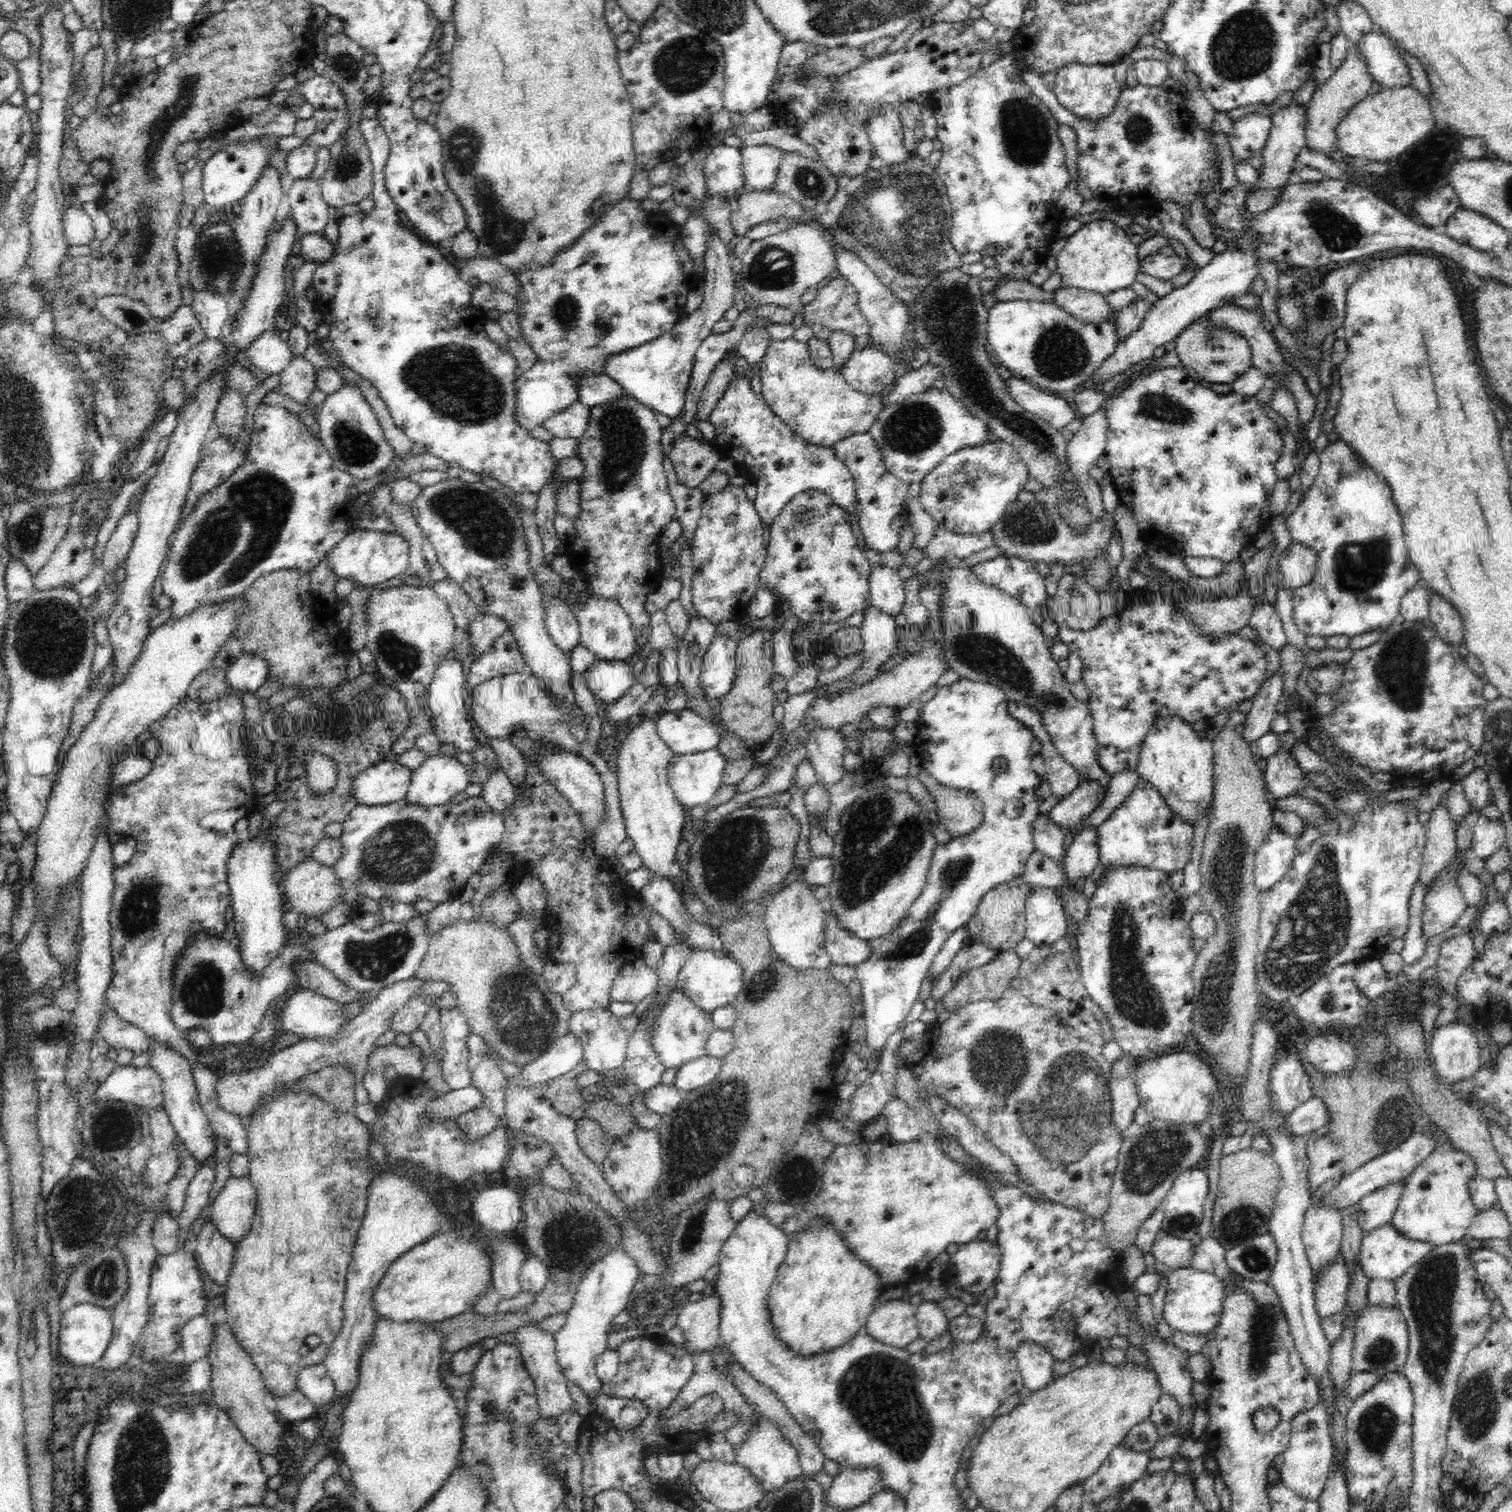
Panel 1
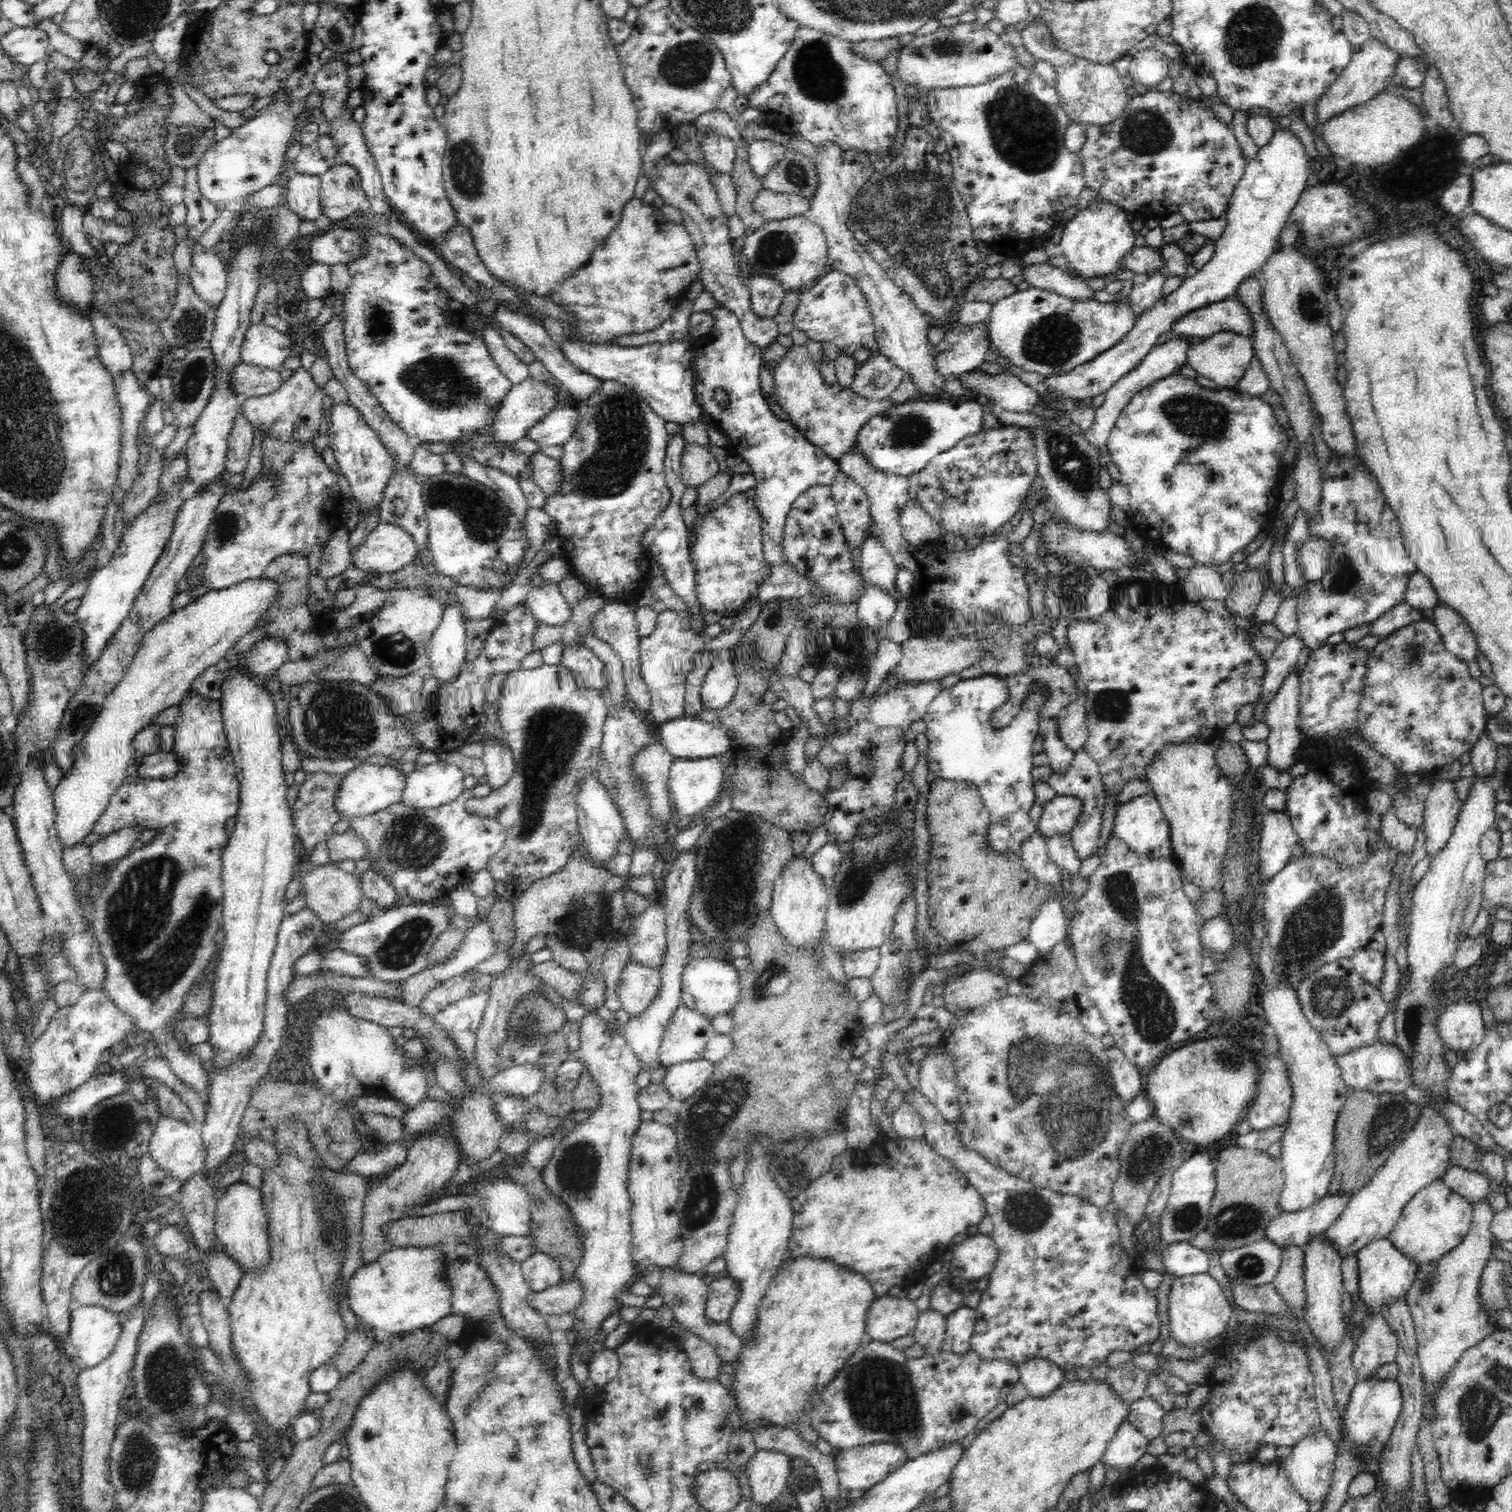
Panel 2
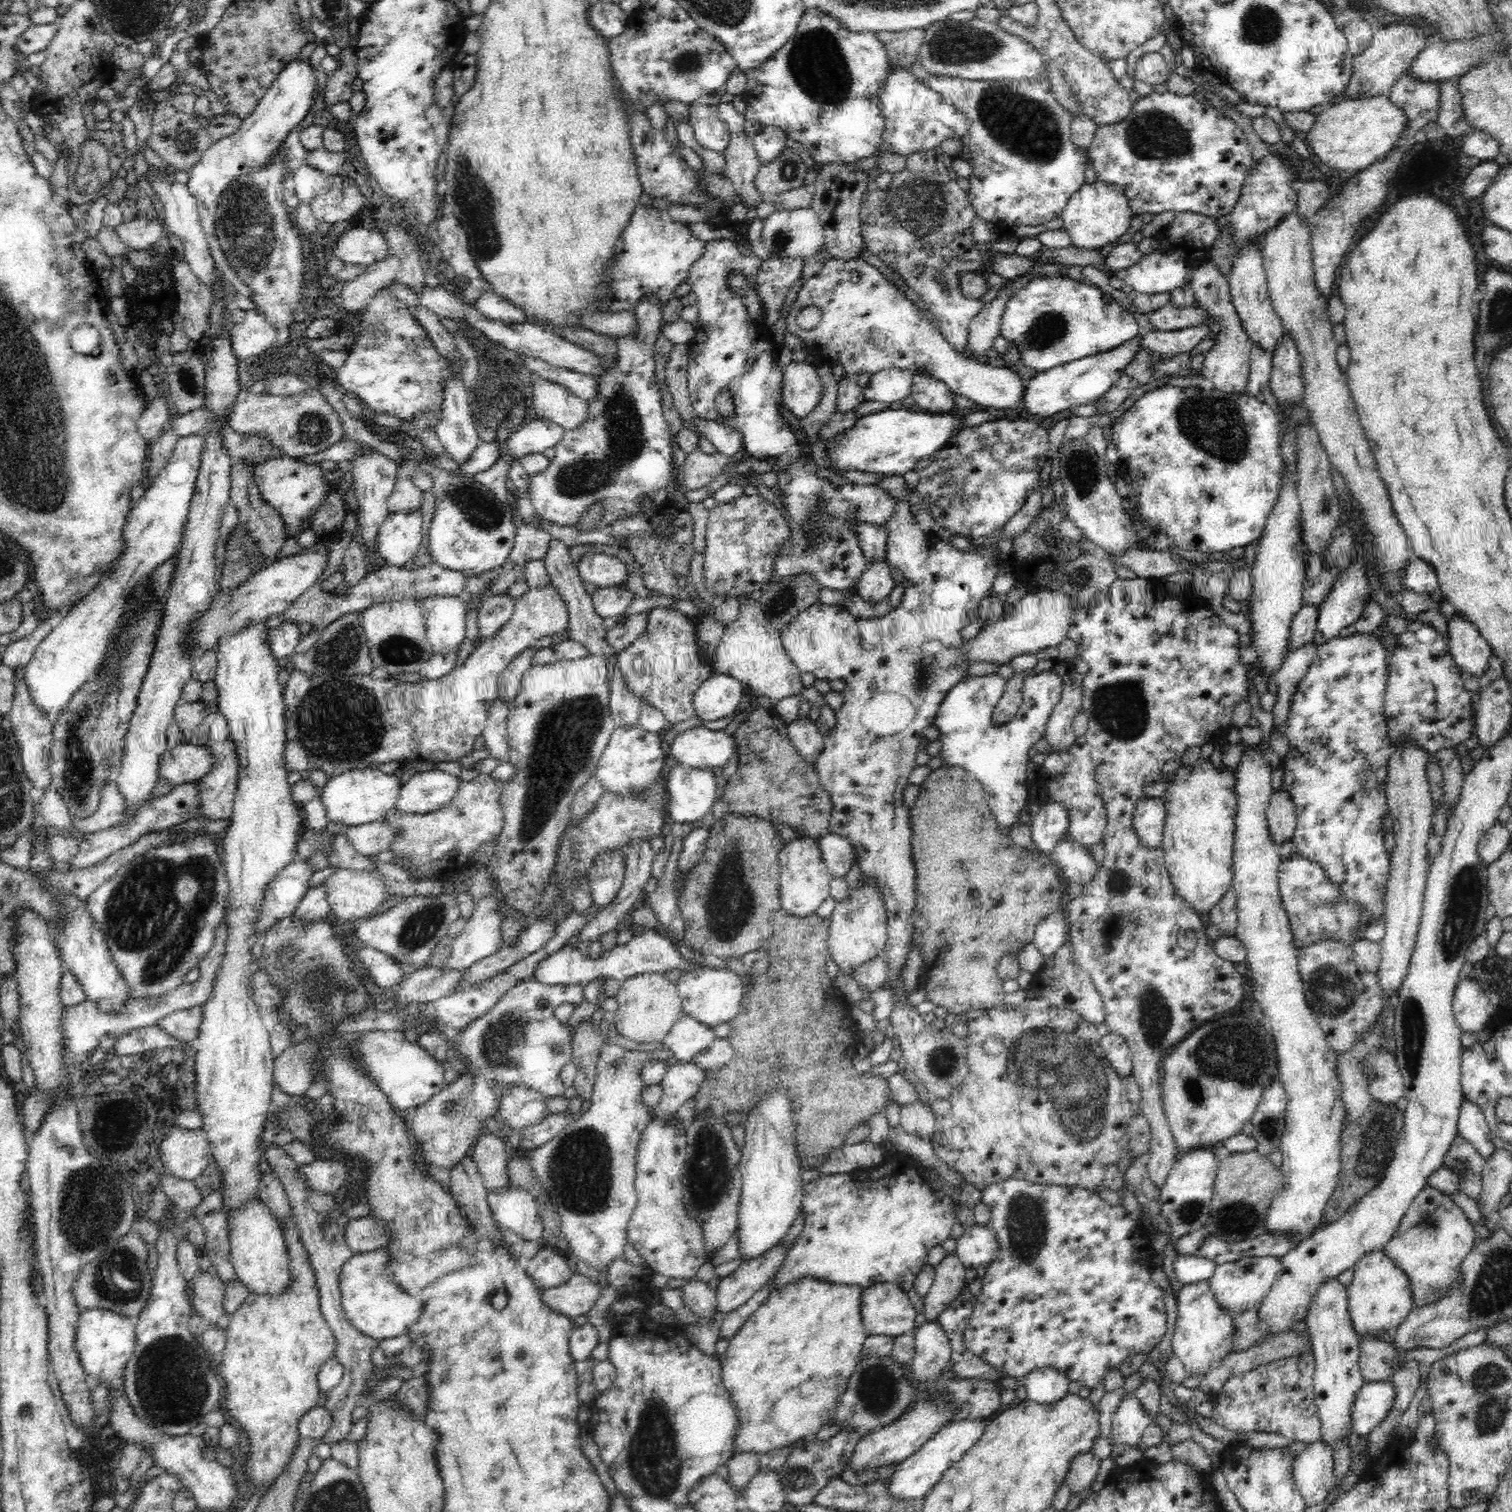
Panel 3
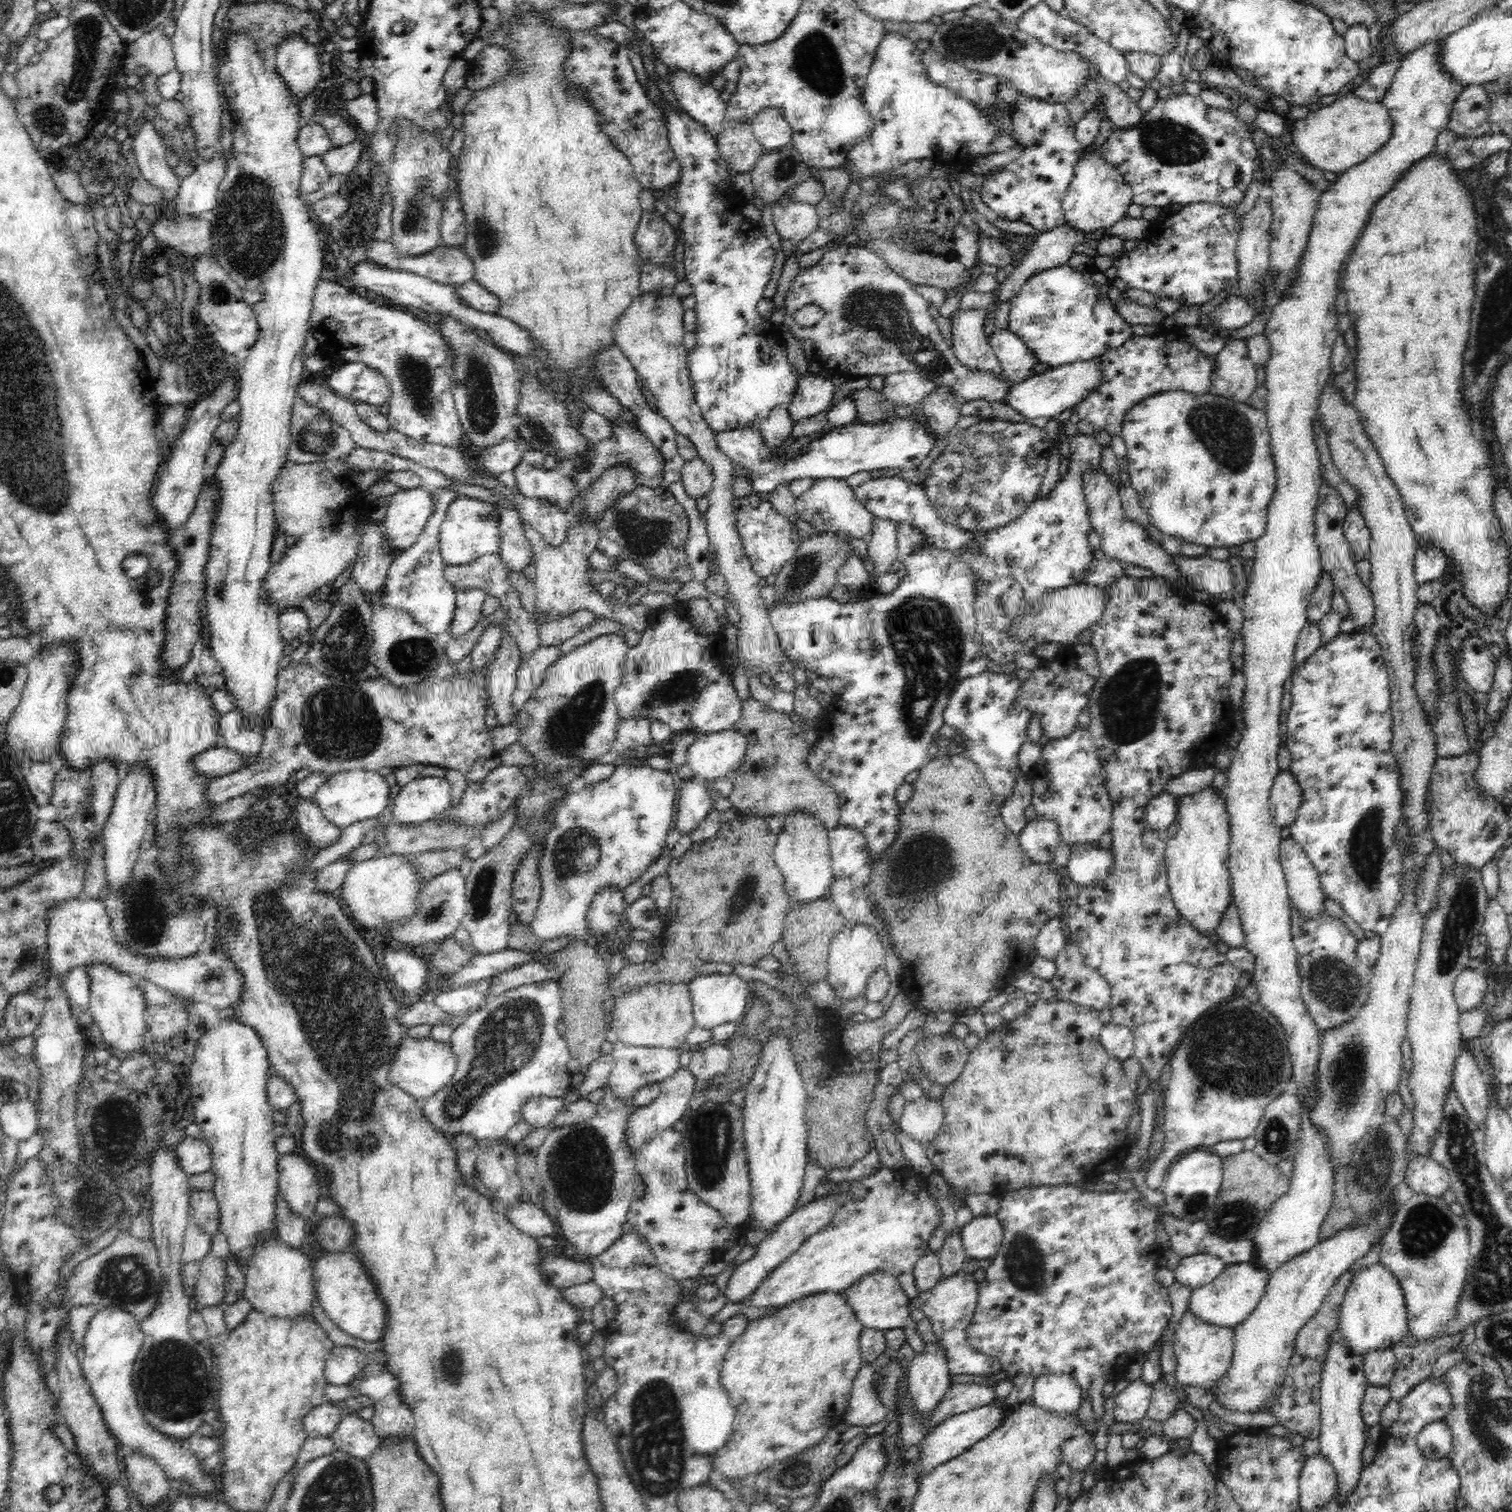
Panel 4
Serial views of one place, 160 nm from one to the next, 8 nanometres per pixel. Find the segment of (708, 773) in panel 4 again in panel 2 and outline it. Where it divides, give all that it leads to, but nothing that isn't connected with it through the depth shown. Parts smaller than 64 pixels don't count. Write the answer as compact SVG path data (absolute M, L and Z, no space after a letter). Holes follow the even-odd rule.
M685 717L662 724L660 738L674 759L712 758L730 749L730 739L724 727Z

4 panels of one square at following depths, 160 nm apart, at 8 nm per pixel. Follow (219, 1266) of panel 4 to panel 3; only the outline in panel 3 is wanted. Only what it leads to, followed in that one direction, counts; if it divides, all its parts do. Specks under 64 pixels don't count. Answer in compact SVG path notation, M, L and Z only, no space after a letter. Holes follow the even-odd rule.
M205 1271L195 1277L190 1283L193 1288L191 1301L194 1312L208 1321L210 1325L217 1325L220 1316L225 1313L223 1307L224 1281L217 1275L212 1276Z

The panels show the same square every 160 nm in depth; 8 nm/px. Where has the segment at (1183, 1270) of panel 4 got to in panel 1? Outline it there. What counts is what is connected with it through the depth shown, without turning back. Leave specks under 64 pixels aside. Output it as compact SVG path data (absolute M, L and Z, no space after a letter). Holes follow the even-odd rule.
M1158 1230L1151 1252L1155 1260L1166 1264L1172 1270L1188 1268L1194 1254L1194 1242Z

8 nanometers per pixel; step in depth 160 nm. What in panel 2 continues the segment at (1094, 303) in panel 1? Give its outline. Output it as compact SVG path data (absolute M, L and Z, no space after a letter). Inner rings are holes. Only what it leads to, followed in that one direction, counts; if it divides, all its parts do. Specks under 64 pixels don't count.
M1050 263L1023 265L1019 264L1018 272L1032 287L1043 288L1066 298L1083 301L1094 299L1094 291L1086 281L1074 274L1060 269Z

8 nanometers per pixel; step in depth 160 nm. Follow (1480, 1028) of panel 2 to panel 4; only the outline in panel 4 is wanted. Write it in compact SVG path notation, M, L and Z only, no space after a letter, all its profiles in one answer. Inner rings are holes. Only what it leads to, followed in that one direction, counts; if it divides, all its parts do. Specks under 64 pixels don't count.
M1481 968L1464 969L1460 971L1454 983L1453 995L1455 996L1460 1012L1476 1008L1486 992L1488 992L1488 978Z

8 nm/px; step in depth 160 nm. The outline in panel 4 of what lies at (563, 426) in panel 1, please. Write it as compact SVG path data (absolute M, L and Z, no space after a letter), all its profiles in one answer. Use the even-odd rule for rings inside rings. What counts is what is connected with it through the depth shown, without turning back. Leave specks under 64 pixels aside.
M523 437L504 440L500 444L483 448L478 462L488 474L498 476L501 472L514 470L522 460L524 453L530 449L533 449L531 444Z

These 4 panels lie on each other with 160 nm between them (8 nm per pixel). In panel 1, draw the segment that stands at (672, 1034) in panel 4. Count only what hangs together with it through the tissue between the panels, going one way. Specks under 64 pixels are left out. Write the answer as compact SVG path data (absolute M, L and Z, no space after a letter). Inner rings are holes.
M638 958L626 963L613 980L610 1000L614 1002L632 1002L638 1004L657 988L658 975L653 968L647 967Z

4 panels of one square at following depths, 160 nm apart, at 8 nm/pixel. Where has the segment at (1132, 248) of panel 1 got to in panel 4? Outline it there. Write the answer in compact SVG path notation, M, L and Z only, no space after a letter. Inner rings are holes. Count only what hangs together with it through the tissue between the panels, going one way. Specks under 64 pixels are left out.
M1085 150L1084 156L1076 163L1074 178L1063 198L1064 218L1084 234L1096 232L1100 228L1110 228L1126 216L1128 206L1133 202L1132 188L1124 176L1104 159L1101 150Z

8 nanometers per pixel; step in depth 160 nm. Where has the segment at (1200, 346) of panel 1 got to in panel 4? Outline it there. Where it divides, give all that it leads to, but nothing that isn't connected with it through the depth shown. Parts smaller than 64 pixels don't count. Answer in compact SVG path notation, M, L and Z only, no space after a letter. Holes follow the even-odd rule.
M1245 339L1226 340L1223 349L1214 358L1209 394L1247 404L1258 387L1256 368L1249 357Z

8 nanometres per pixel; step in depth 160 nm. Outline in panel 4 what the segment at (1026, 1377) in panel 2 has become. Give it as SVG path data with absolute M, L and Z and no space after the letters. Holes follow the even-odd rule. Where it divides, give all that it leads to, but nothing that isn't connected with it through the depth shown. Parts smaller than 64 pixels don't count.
M1045 1374L1036 1377L1030 1401L1046 1412L1075 1414L1082 1402L1082 1387L1072 1375Z

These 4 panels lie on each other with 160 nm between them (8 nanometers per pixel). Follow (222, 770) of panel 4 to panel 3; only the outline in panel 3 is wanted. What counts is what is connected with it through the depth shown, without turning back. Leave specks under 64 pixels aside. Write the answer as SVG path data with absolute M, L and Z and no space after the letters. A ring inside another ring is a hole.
M188 742L166 749L160 759L158 778L169 780L174 785L191 783L202 778L214 766L214 755L204 745Z

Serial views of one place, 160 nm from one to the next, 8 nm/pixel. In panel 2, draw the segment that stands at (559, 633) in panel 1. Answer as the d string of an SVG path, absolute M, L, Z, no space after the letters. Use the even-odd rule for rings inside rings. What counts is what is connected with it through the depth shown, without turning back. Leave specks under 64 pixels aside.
M559 584L534 585L524 602L532 615L546 626L564 626L572 618L572 608L561 594Z

